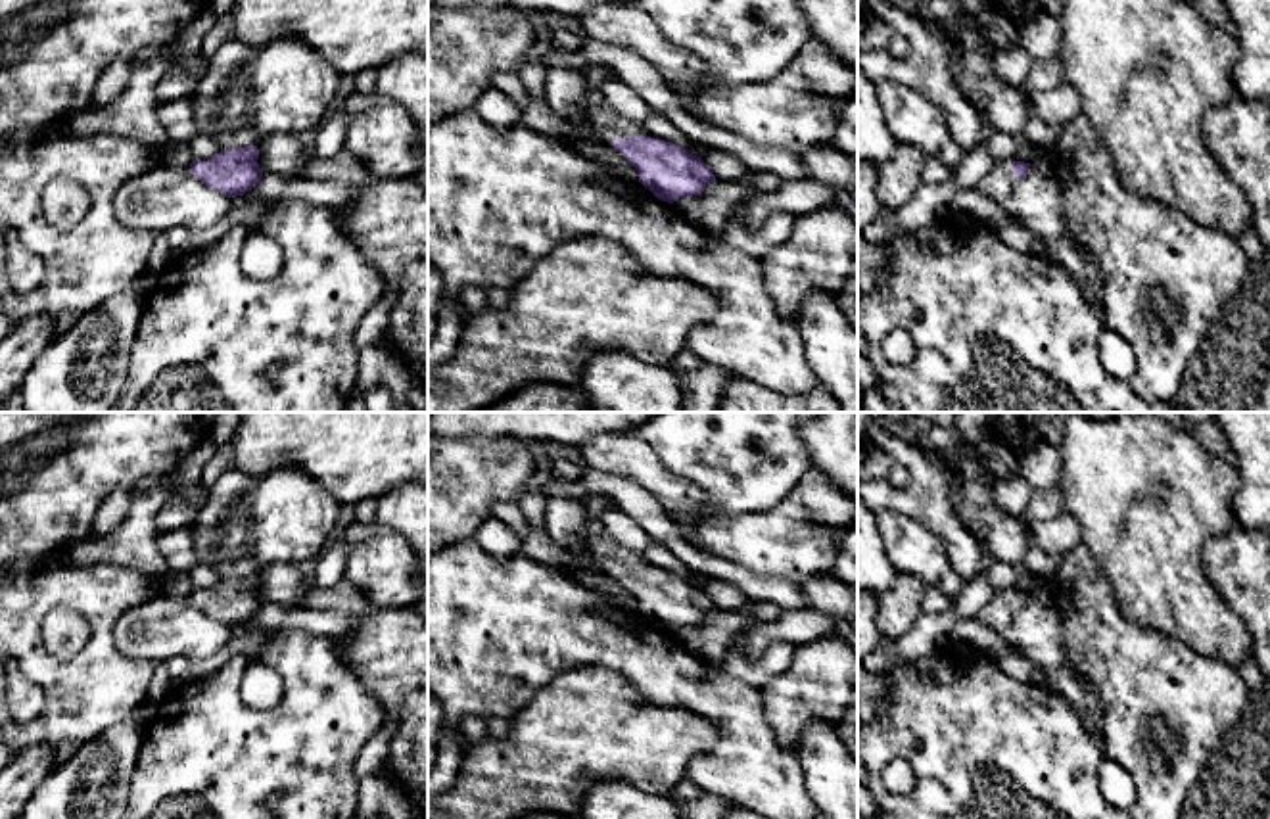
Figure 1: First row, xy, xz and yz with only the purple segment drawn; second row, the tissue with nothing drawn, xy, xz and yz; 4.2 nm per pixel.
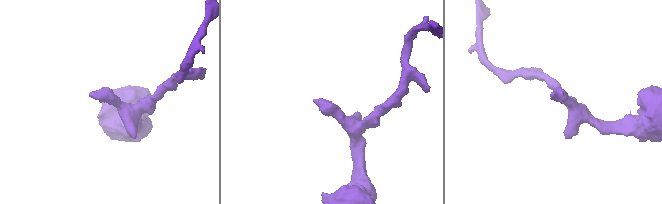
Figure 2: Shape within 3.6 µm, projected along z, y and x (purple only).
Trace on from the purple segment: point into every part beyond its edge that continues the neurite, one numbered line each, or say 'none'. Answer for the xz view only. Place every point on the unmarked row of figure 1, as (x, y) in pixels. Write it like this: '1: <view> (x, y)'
1: xz (603, 551)

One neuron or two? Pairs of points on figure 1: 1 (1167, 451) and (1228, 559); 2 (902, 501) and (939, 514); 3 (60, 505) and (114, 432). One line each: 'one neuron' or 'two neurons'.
1: two neurons
2: one neuron
3: one neuron

